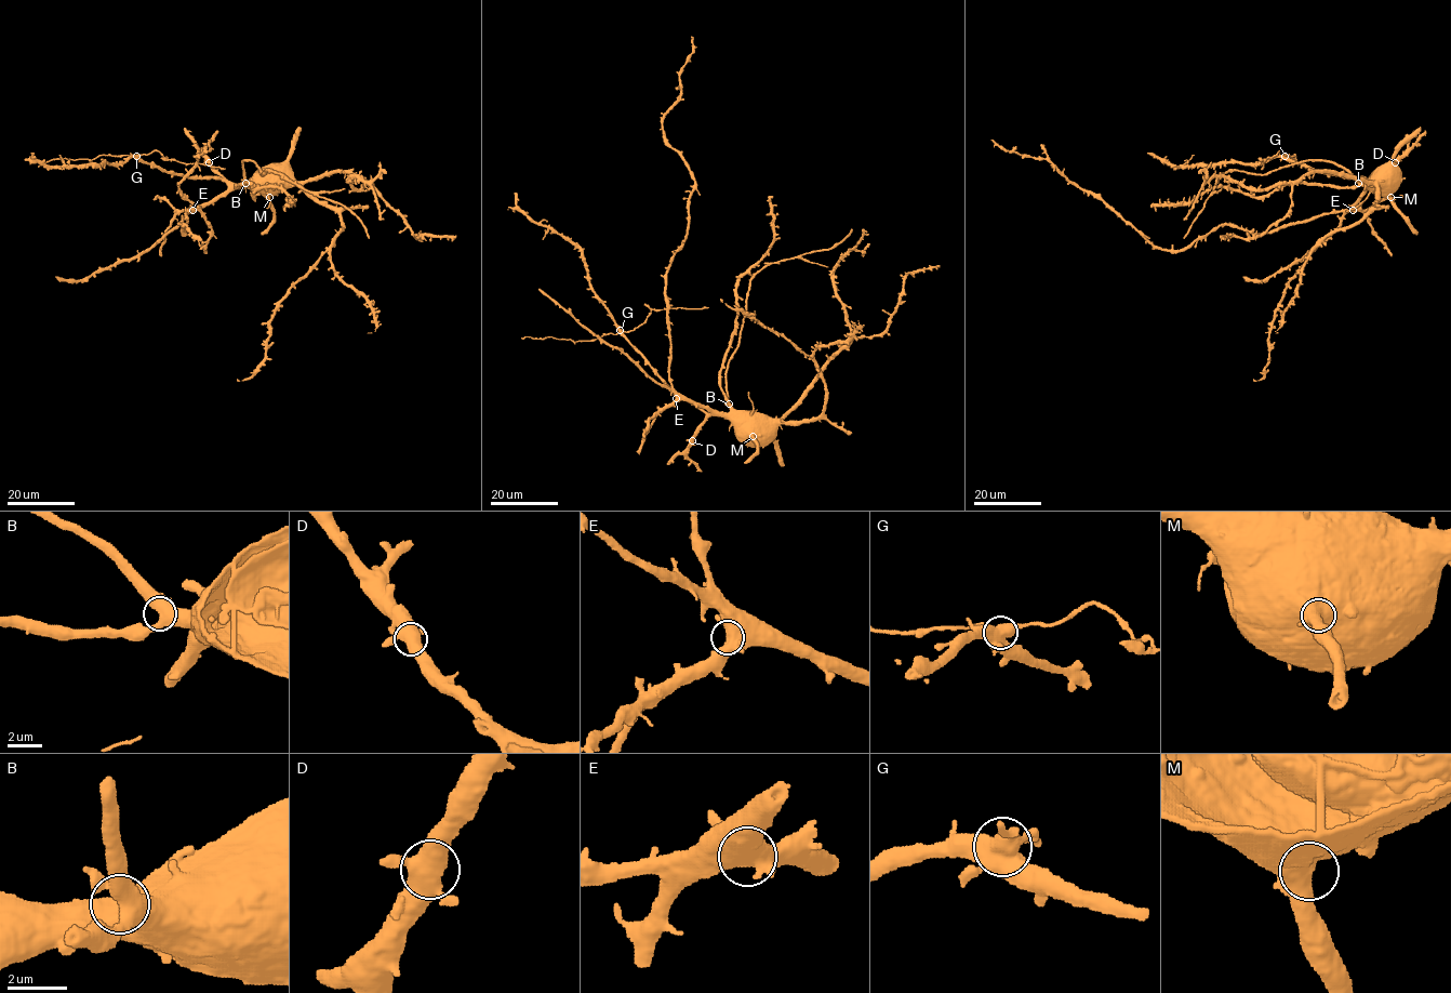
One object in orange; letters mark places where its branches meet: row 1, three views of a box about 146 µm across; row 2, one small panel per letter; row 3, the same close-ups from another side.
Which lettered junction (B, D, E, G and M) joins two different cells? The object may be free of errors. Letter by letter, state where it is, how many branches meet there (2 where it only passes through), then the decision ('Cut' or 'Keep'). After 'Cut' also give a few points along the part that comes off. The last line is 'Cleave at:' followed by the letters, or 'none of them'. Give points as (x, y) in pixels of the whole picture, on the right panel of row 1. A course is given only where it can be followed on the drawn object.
B: Place: (1358, 183). Branches: 4. Keep
D: Place: (1395, 162). Branches: 4. Keep
E: Place: (1353, 210). Branches: 4. Keep
G: Place: (1285, 156). Branches: 5. Cut
M: Place: (1390, 197). Branches: 4. Keep
Cleave at: G

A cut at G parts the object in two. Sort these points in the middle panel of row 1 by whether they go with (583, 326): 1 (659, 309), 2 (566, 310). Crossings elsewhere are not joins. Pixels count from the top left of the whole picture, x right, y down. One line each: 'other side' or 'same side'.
1: other side
2: same side

